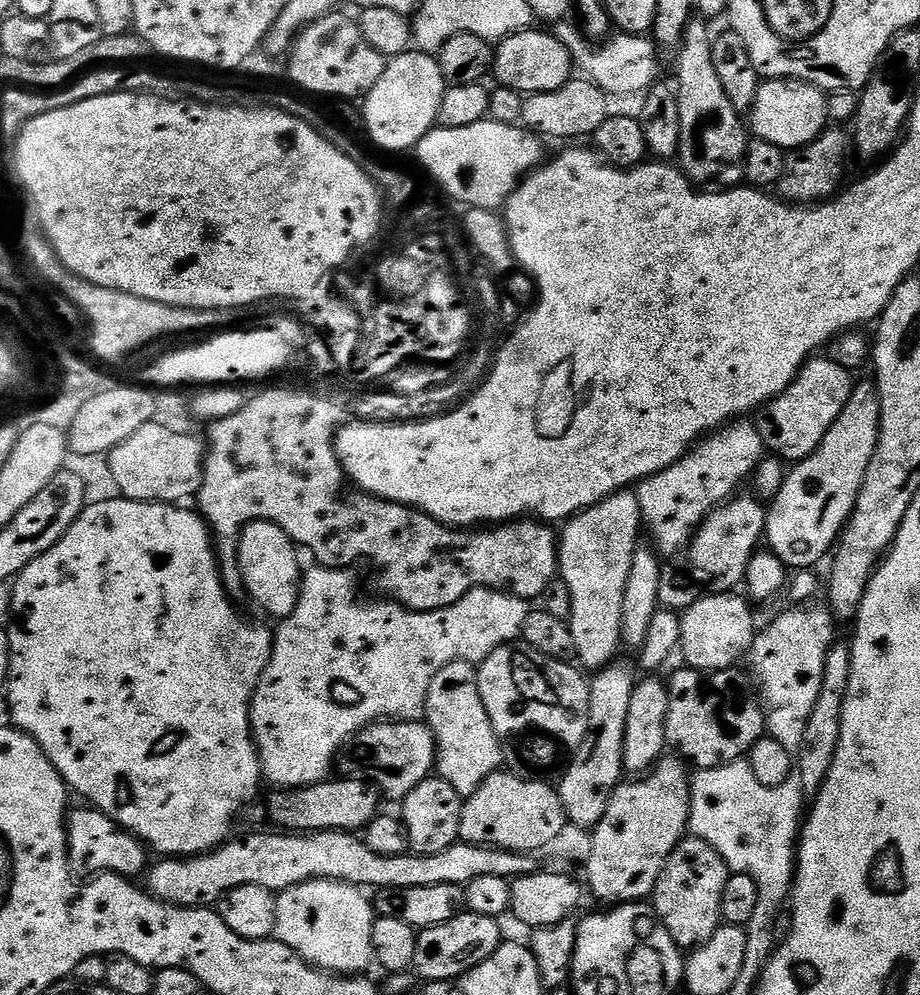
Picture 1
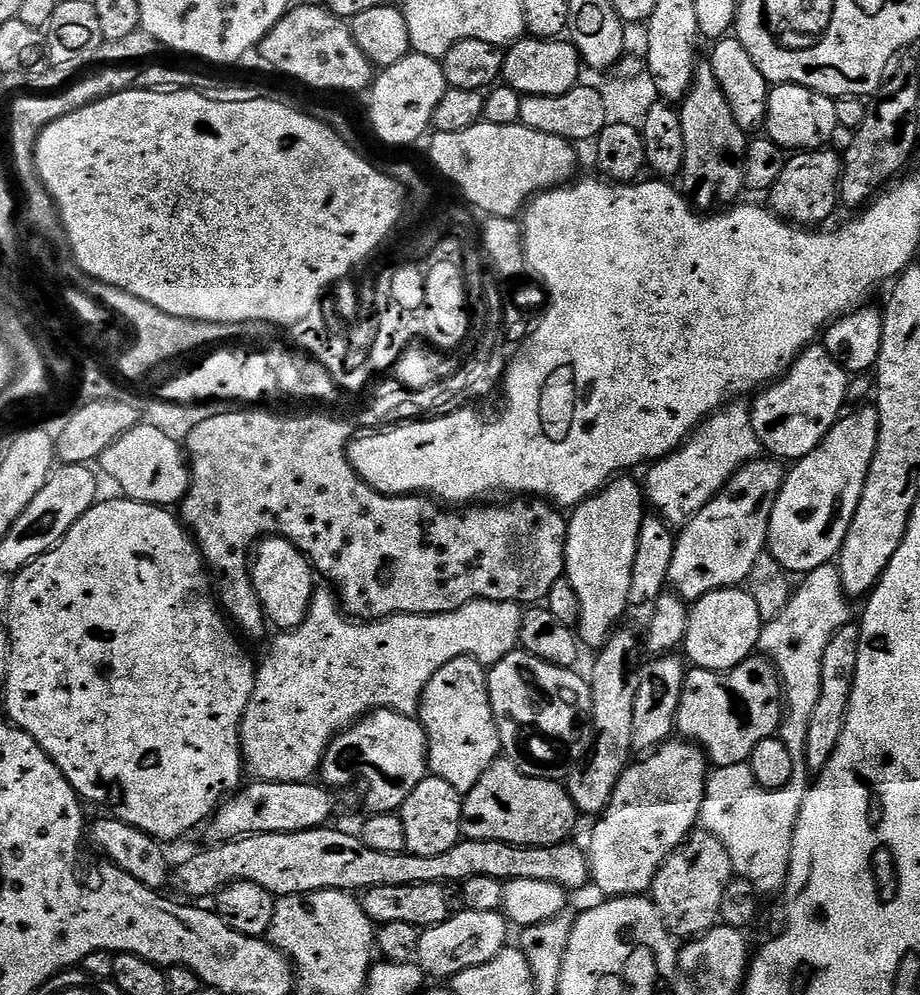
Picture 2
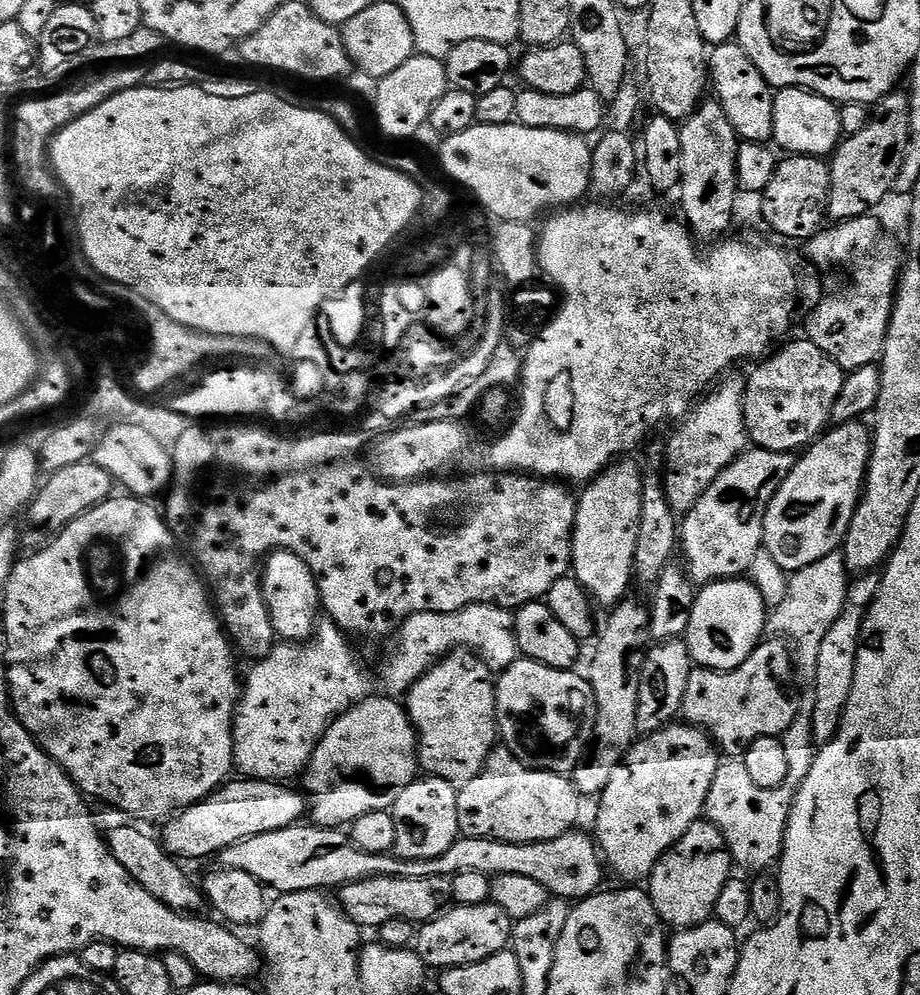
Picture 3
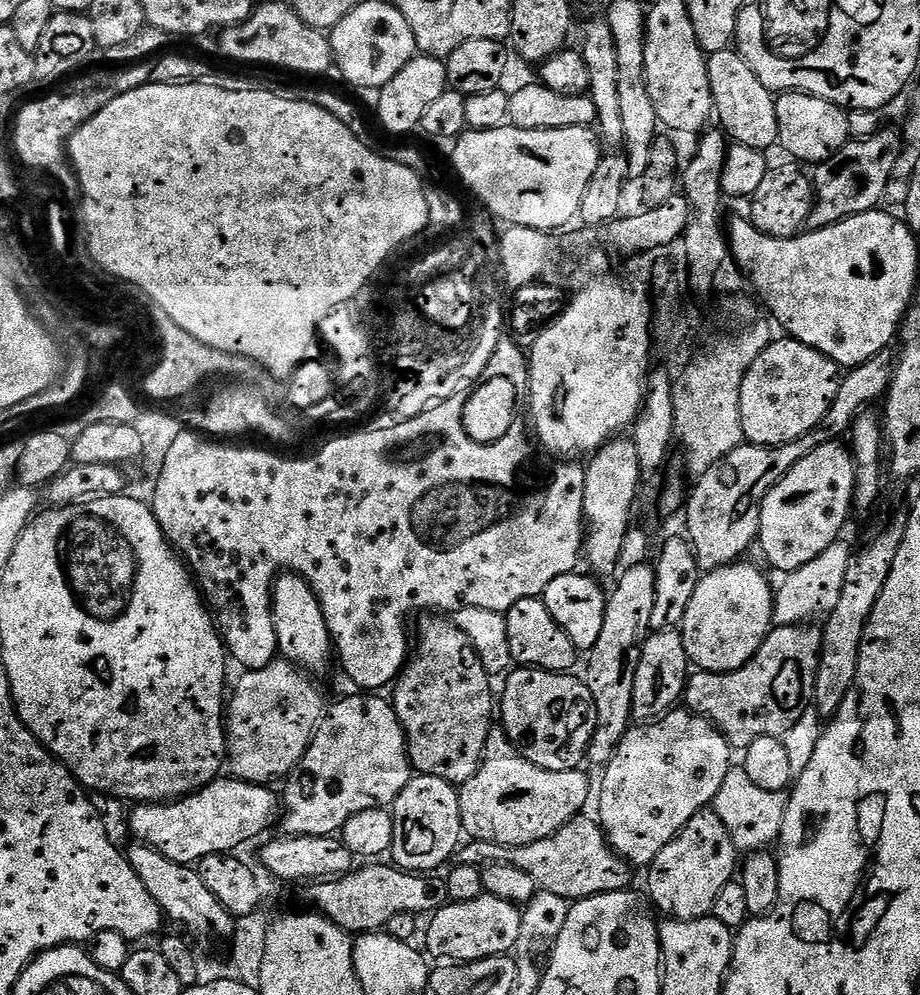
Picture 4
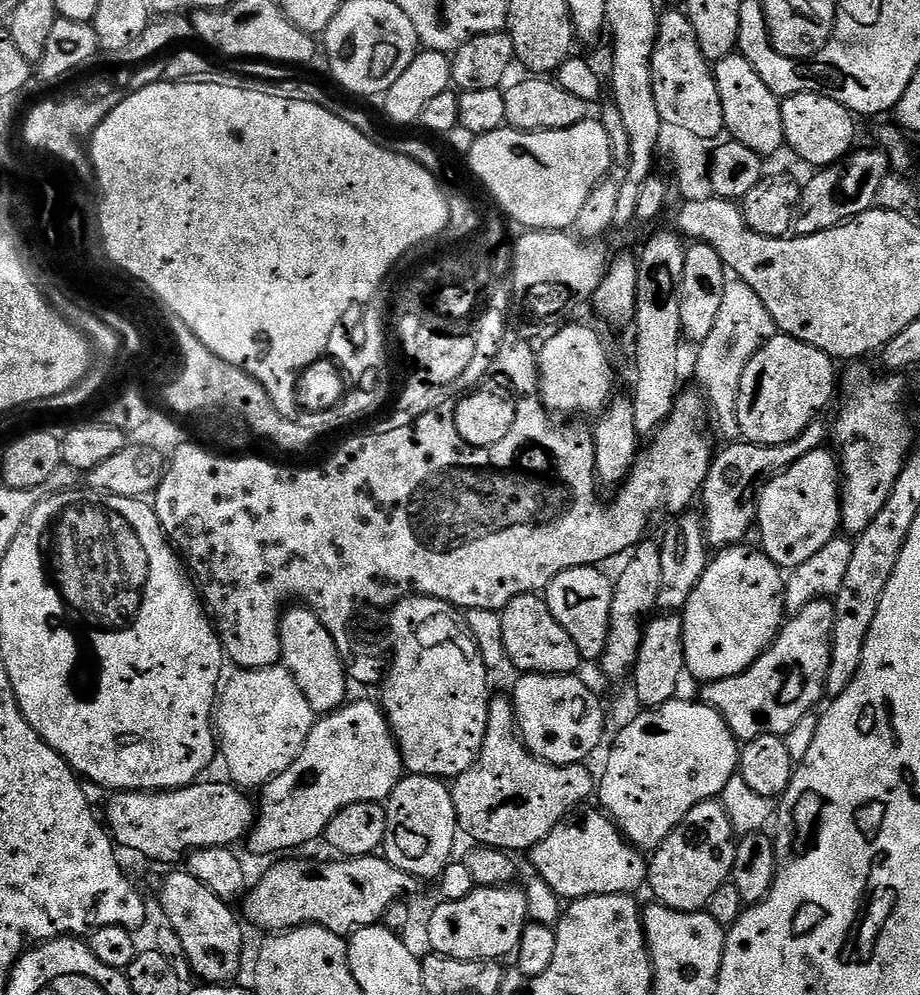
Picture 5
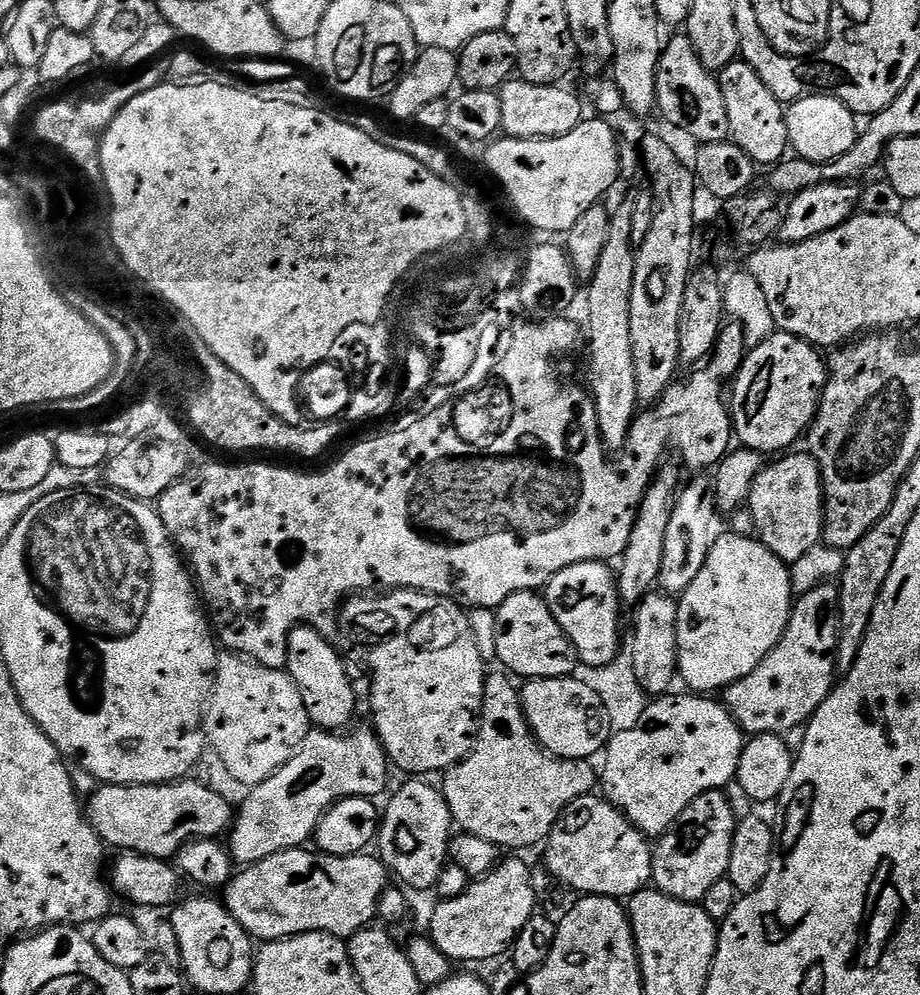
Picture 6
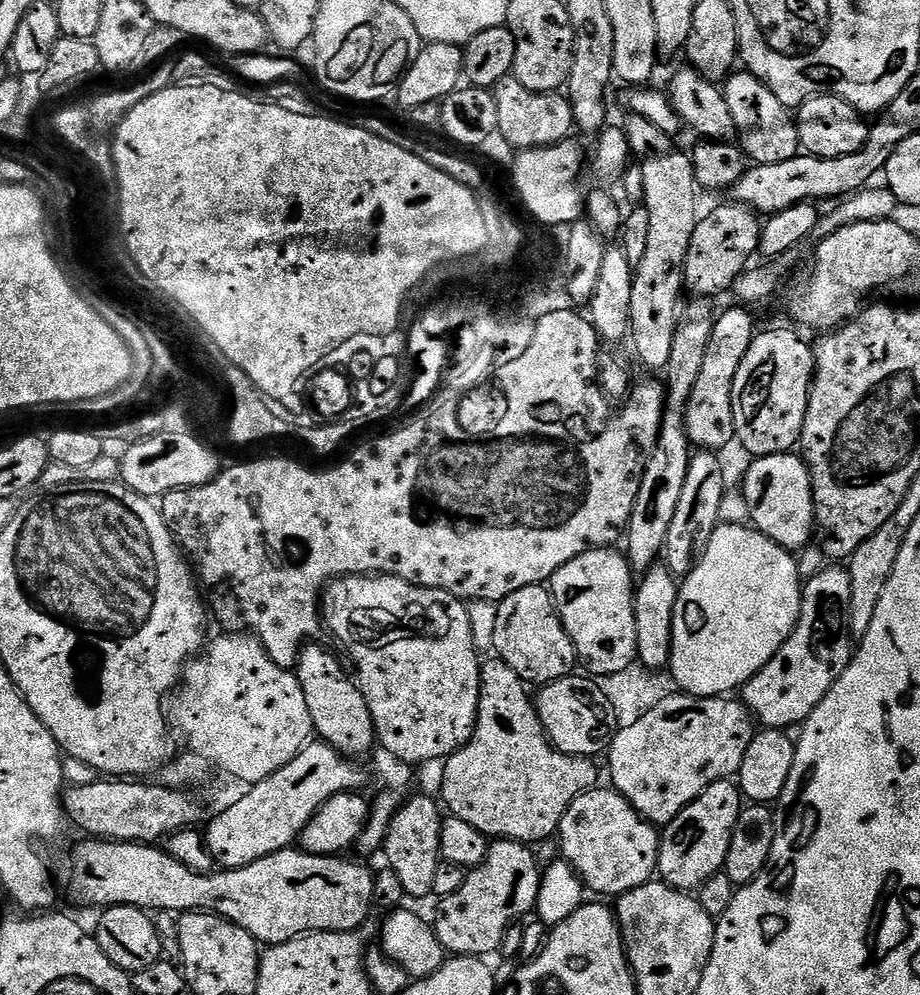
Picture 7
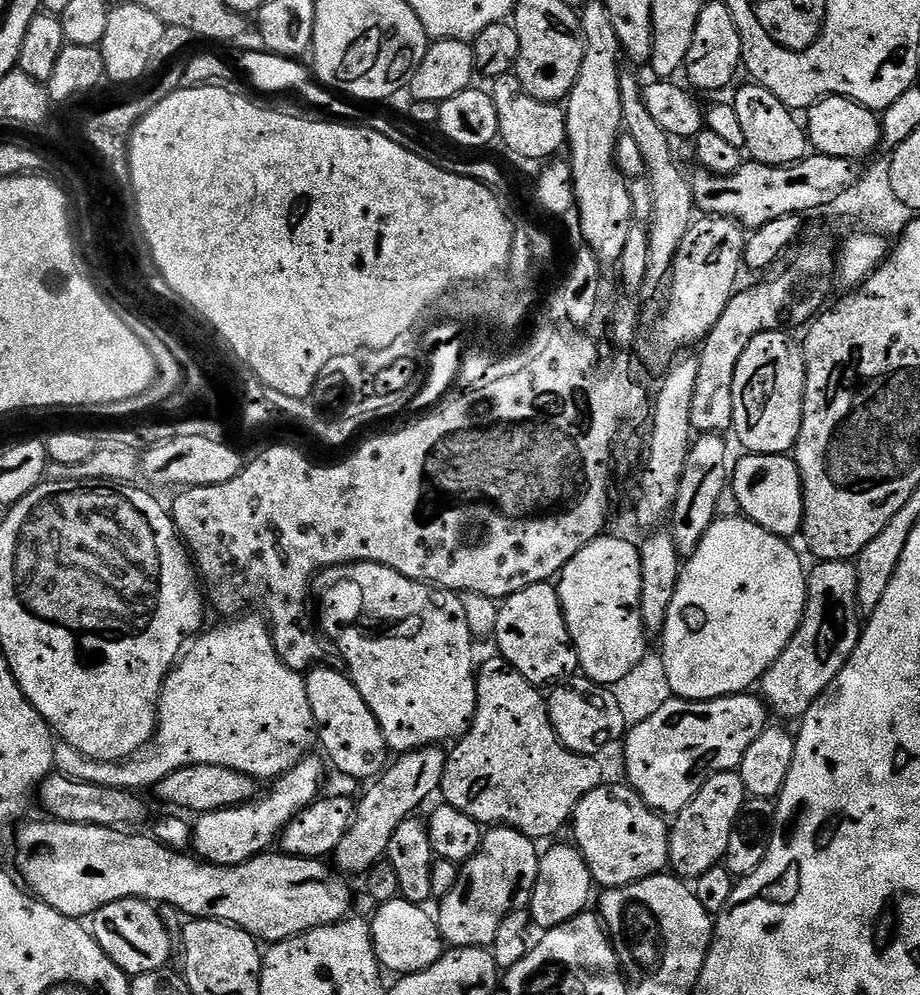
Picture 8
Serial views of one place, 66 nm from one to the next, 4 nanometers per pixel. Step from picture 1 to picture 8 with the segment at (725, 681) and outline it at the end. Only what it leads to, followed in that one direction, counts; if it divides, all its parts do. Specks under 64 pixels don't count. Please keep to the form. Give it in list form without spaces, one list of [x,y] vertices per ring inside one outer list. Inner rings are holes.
[[[821,560],[808,572],[808,605],[804,620],[782,654],[758,682],[758,692],[773,713],[799,721],[814,702],[838,678],[842,666],[854,654],[862,631],[858,604],[858,574],[855,563],[846,560]]]

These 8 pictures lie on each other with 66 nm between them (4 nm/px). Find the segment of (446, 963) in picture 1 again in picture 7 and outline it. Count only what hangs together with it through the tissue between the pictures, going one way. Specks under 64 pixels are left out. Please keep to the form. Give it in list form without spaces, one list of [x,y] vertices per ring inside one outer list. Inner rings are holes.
[[[493,839],[484,861],[465,875],[462,890],[439,901],[440,913],[434,927],[445,953],[488,958],[491,952],[498,951],[508,927],[535,909],[541,875],[536,853],[529,845]]]

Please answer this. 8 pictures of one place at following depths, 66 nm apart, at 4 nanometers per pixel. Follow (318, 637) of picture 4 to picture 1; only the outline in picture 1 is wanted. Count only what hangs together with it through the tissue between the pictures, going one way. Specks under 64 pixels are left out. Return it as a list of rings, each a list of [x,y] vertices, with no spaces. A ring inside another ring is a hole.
[[[255,520],[240,531],[236,545],[236,560],[244,579],[244,592],[252,595],[252,600],[276,622],[283,622],[300,601],[302,567],[297,544],[289,538],[286,530],[274,526],[269,520]]]

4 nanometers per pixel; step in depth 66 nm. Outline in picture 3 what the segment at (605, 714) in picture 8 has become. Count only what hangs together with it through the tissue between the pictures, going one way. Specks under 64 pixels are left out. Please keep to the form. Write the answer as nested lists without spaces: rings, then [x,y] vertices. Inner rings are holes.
[[[518,658],[509,666],[505,672],[499,673],[495,677],[496,686],[496,726],[499,739],[503,747],[508,748],[516,755],[517,760],[522,761],[527,768],[536,768],[540,772],[558,772],[561,774],[571,774],[573,770],[580,765],[580,761],[585,759],[586,753],[590,748],[590,741],[596,731],[596,699],[592,693],[591,683],[583,675],[579,676],[579,671],[569,670],[567,668],[551,668],[537,660],[527,658]]]

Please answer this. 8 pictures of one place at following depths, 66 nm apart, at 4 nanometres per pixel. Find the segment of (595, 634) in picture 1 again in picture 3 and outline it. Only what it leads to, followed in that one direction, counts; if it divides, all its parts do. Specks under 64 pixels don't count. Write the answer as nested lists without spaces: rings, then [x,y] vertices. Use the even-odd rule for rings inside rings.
[[[621,458],[608,465],[593,480],[583,485],[576,502],[576,521],[572,531],[571,575],[588,592],[589,600],[611,610],[629,595],[628,587],[634,584],[634,550],[638,542],[638,522],[642,522],[642,494],[644,478],[641,465],[632,458]]]

